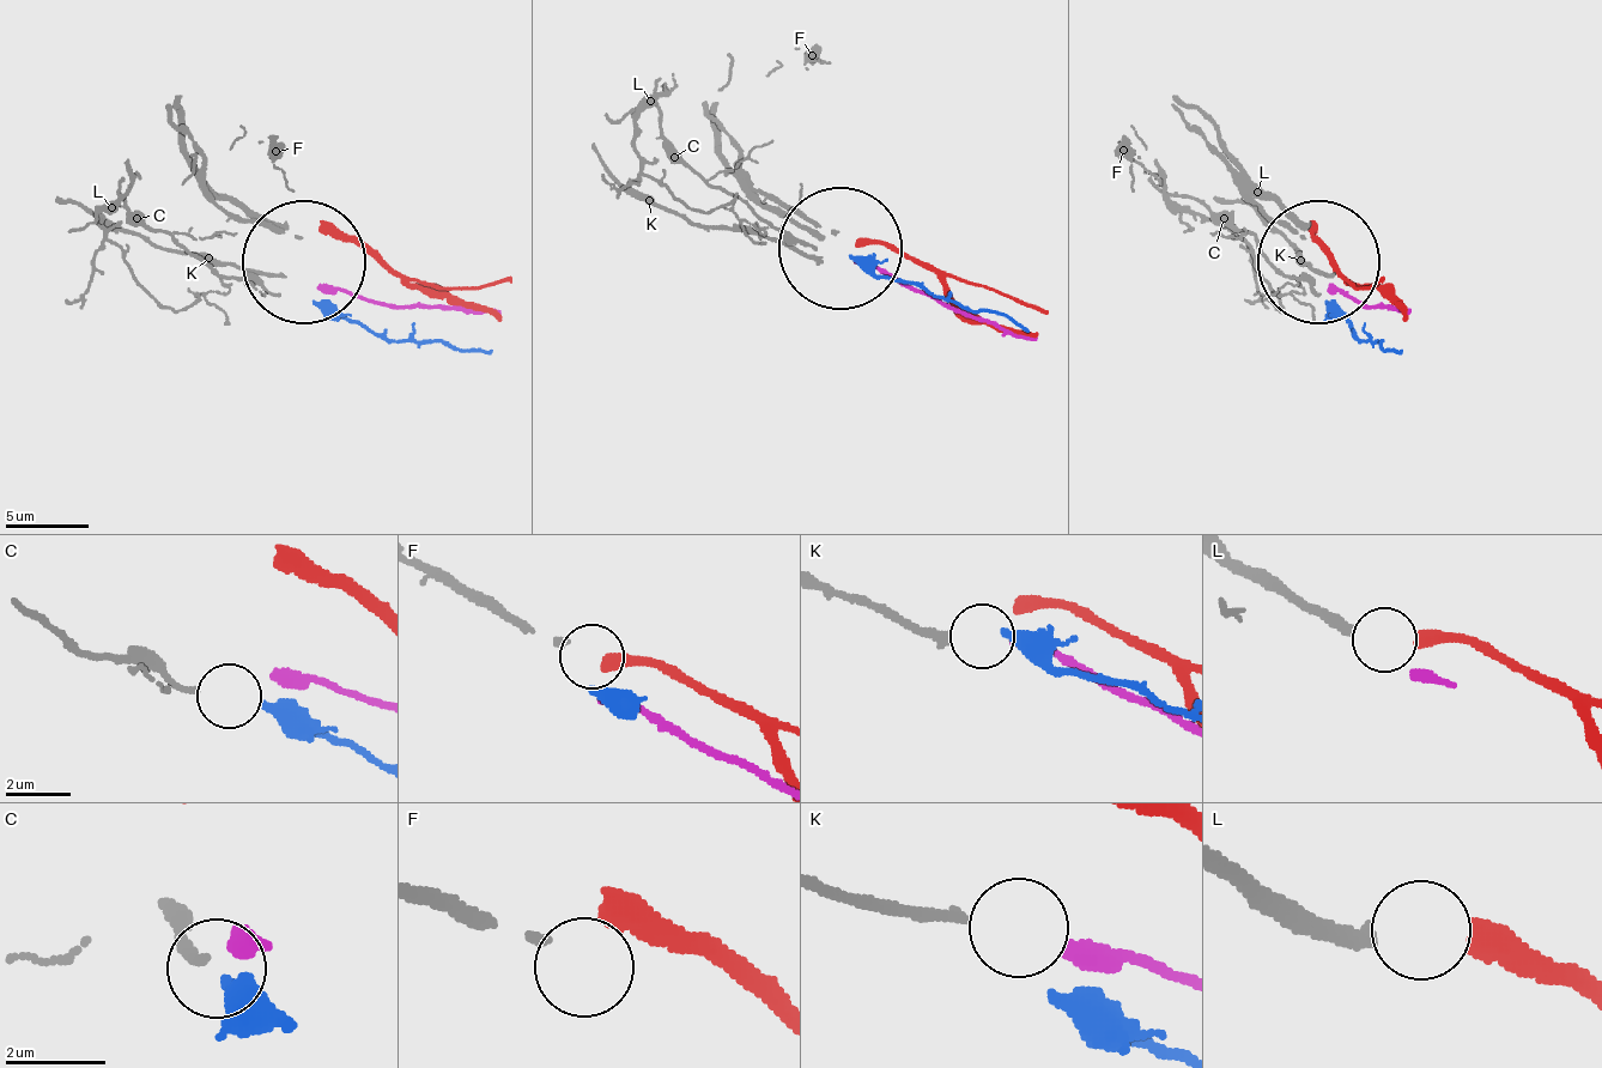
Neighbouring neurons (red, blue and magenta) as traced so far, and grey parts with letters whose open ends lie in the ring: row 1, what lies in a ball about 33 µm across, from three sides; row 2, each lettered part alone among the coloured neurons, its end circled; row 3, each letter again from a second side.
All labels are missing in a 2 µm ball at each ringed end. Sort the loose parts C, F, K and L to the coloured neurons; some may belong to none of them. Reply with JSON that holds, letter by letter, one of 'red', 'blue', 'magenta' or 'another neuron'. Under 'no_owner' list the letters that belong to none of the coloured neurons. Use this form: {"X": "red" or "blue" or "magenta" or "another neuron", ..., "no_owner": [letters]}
{"C": "blue", "F": "another neuron", "K": "magenta", "L": "red", "no_owner": ["F"]}

